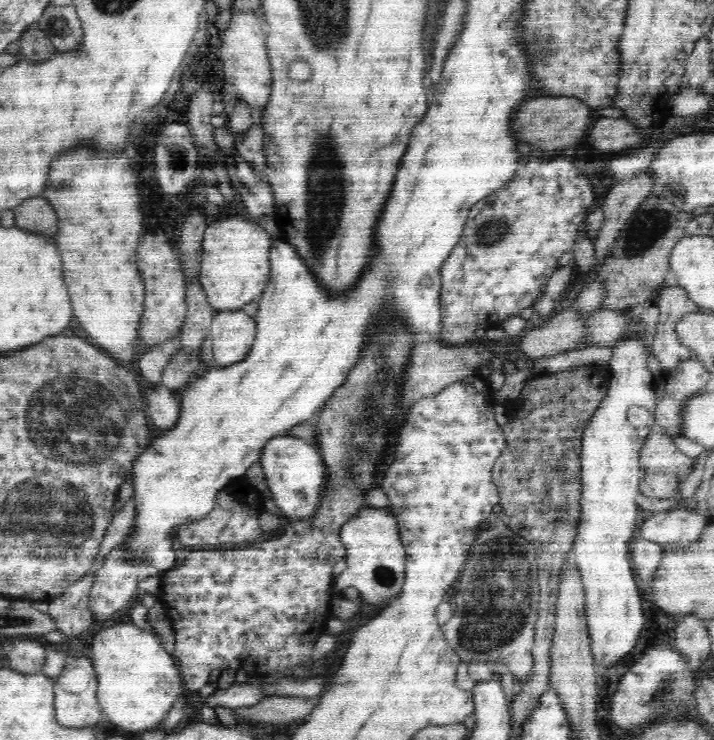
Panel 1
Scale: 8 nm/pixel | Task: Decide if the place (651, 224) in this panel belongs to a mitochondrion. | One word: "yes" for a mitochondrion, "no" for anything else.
yes

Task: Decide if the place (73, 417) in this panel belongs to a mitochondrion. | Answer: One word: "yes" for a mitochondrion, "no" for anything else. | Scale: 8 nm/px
yes

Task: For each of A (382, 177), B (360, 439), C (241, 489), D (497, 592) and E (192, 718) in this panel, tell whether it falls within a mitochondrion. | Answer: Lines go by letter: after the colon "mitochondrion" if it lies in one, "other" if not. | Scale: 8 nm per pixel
A: other
B: mitochondrion
C: other
D: mitochondrion
E: other

